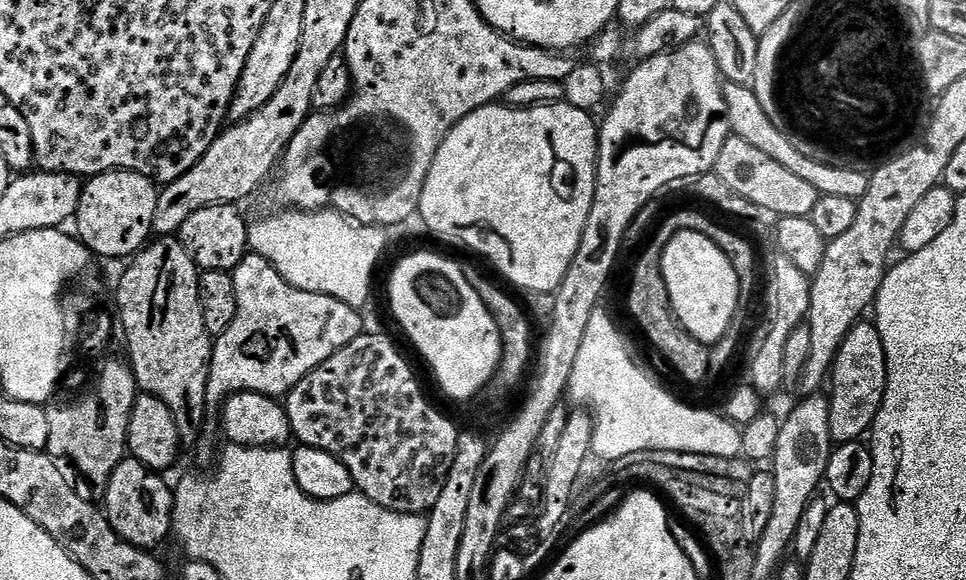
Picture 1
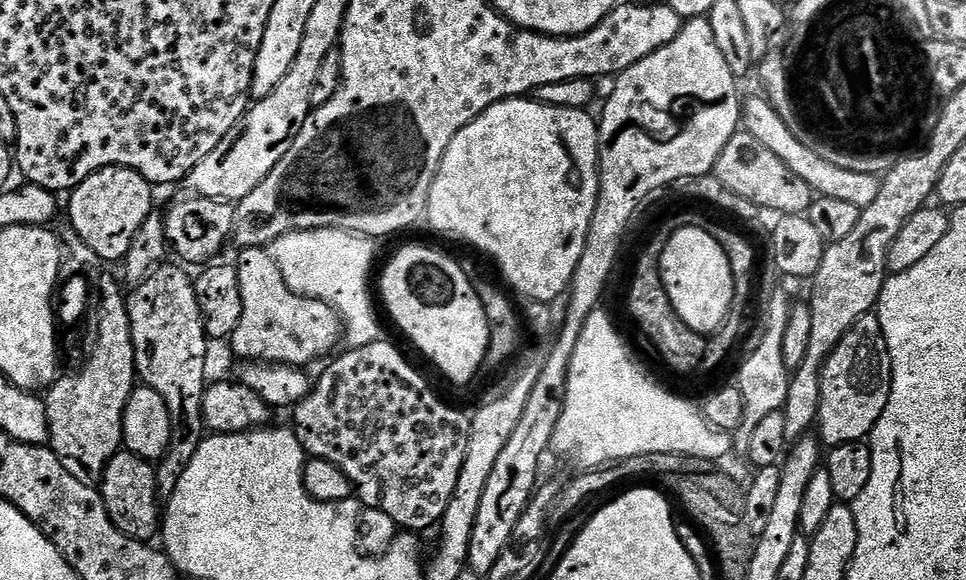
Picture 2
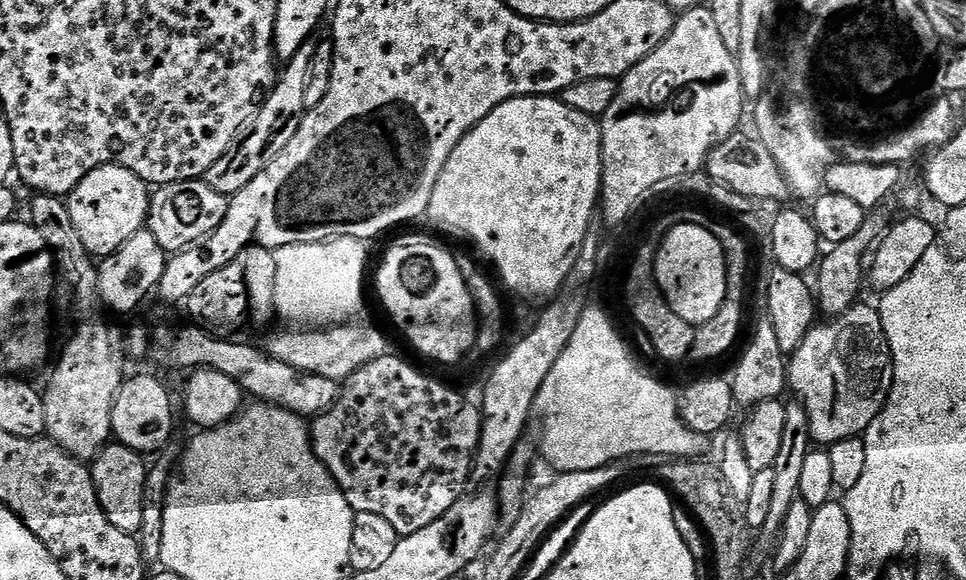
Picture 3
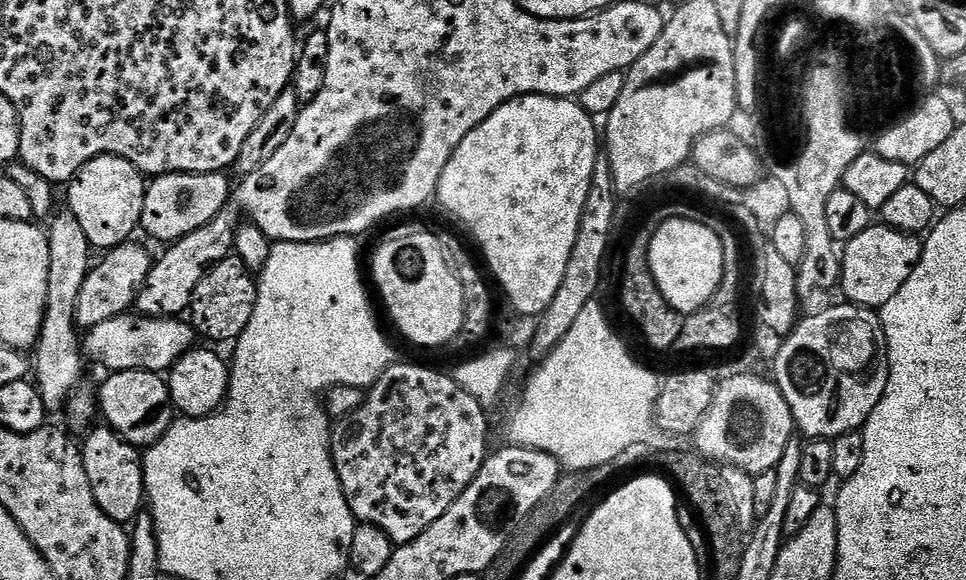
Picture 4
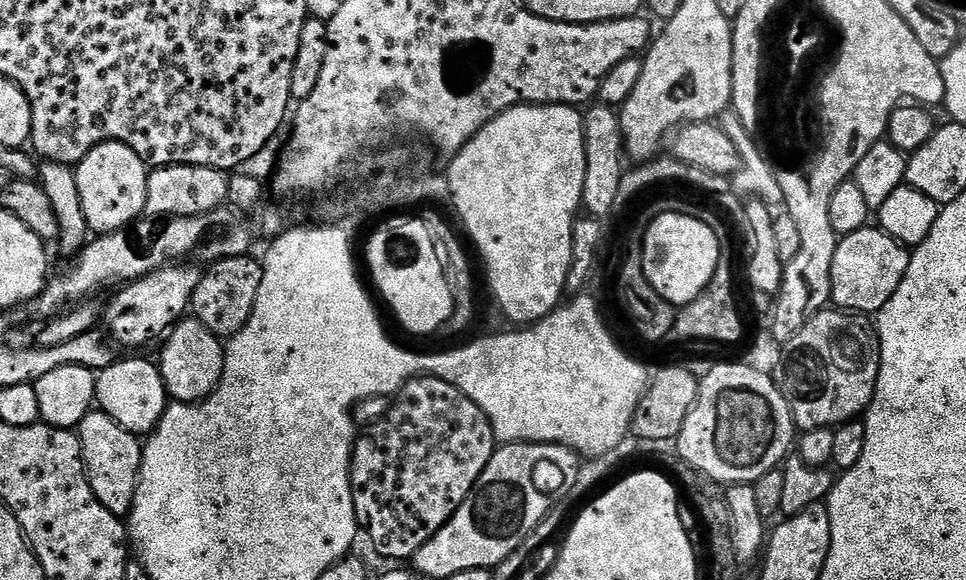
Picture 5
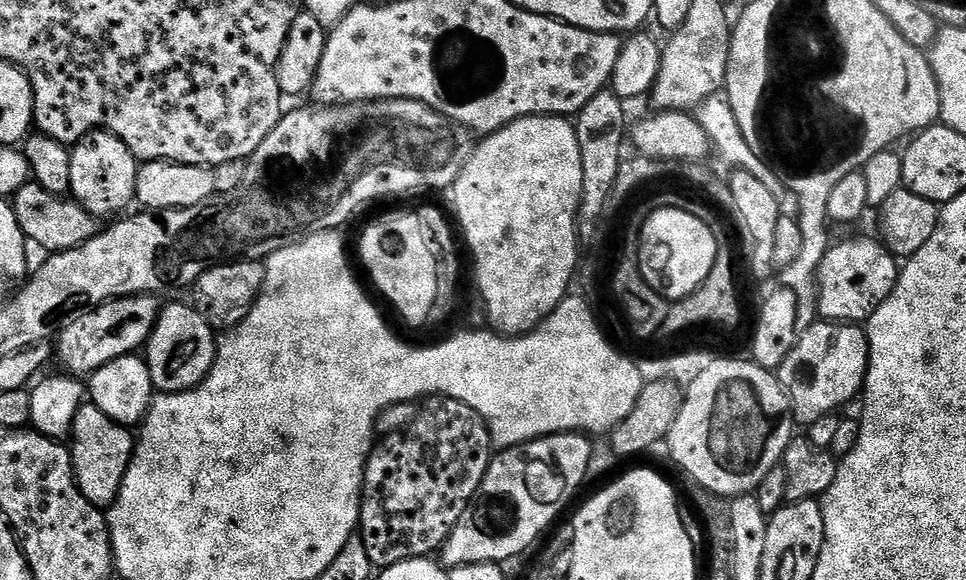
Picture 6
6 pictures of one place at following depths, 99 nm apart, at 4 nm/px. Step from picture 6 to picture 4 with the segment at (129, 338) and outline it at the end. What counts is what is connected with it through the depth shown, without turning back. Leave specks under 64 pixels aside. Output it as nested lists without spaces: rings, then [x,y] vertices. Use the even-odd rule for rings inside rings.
[[[232,210],[219,212],[206,226],[186,234],[182,239],[169,243],[161,256],[155,257],[150,278],[146,286],[142,286],[140,297],[136,299],[134,308],[141,316],[174,316],[183,317],[192,307],[194,290],[198,290],[198,282],[206,278],[206,274],[215,264],[222,262],[234,252],[234,233],[238,227],[238,219]]]

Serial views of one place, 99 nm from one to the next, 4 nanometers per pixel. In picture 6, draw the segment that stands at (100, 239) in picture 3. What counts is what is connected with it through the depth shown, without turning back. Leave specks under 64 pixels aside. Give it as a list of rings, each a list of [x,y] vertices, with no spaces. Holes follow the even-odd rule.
[[[97,130],[88,136],[83,136],[71,149],[70,158],[70,196],[81,204],[91,216],[115,217],[123,213],[129,203],[136,199],[136,156],[112,132]],[[121,211],[121,212],[120,212]],[[115,212],[120,212],[116,213]]]

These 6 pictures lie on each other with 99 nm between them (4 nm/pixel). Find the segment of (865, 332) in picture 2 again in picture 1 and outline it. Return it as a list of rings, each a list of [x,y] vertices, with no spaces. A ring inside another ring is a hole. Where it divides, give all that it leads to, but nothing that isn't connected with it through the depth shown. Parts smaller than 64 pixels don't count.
[[[858,322],[836,355],[830,377],[830,434],[837,445],[854,443],[869,435],[872,423],[882,406],[886,390],[886,350],[882,350],[882,338],[875,323]]]

